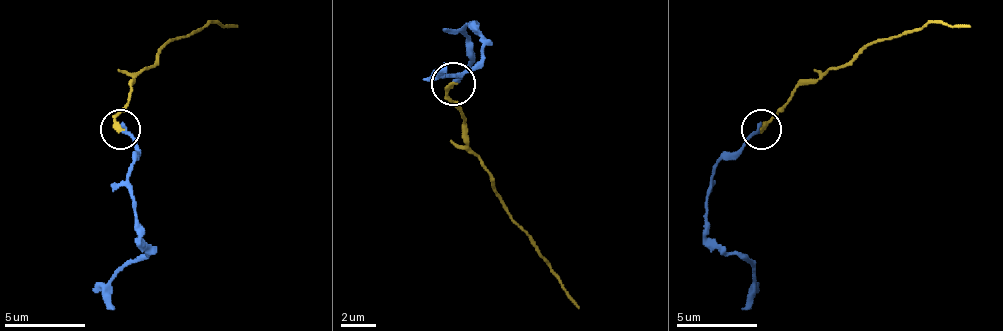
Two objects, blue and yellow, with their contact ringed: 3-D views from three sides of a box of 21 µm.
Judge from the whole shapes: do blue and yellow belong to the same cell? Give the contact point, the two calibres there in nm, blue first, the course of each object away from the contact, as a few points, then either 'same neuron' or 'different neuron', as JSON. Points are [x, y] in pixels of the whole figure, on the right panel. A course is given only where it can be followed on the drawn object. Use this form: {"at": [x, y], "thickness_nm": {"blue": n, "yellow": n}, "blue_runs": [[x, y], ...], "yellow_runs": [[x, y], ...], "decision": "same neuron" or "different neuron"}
{"at": [761, 129], "thickness_nm": {"blue": 280, "yellow": 240}, "blue_runs": [[762, 130], [726, 154], [706, 199], [706, 231], [726, 251], [738, 251], [754, 275], [754, 295], [742, 307]], "yellow_runs": [[762, 130], [798, 86], [818, 82], [883, 38], [931, 22], [971, 26]], "decision": "different neuron"}

